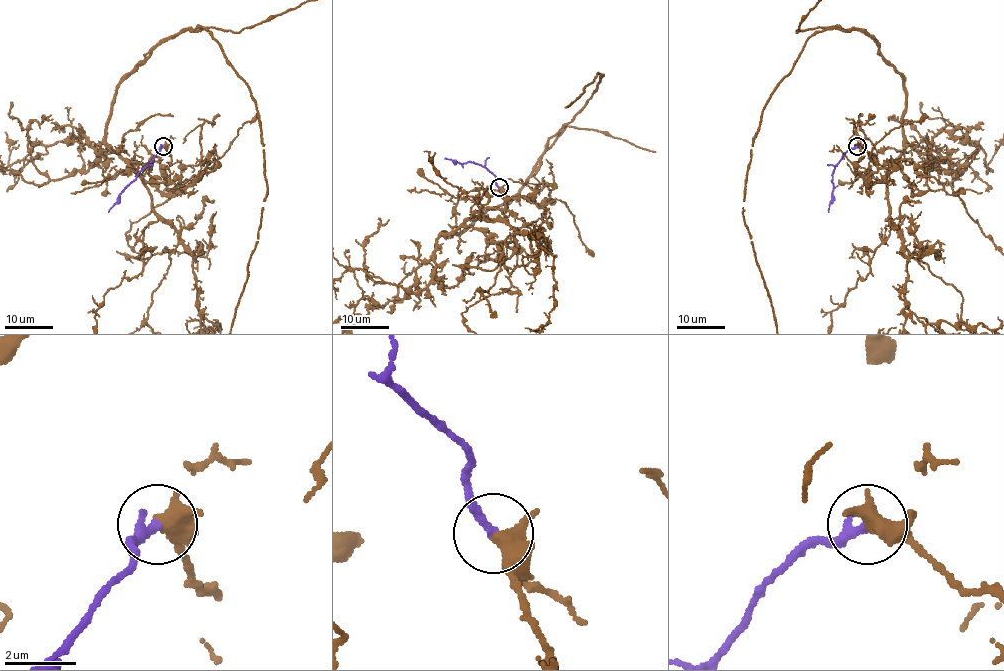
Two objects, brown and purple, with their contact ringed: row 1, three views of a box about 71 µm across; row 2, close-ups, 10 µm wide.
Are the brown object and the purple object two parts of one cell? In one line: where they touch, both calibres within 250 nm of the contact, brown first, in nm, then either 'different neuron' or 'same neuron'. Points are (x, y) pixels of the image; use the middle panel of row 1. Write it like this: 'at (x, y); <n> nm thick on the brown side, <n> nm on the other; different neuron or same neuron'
at (499, 187); 400 nm thick on the brown side, 280 nm on the other; same neuron

